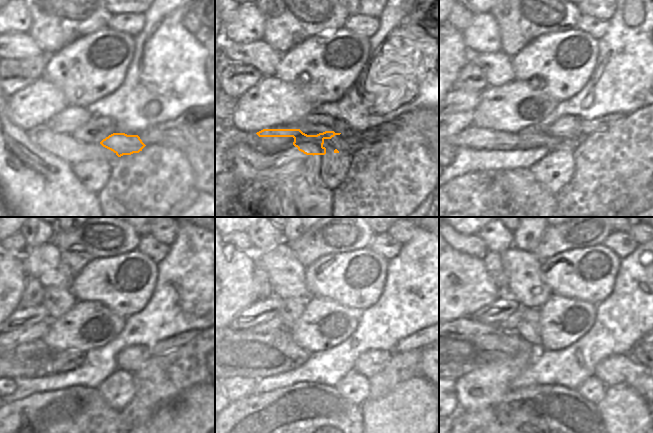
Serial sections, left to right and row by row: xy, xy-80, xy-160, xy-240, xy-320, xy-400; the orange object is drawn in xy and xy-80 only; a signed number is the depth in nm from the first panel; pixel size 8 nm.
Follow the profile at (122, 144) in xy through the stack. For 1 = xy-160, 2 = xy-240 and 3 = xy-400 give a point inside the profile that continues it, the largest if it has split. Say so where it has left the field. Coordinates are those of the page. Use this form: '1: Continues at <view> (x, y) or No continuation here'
1: Continues at xy-160 (472, 137)
2: Continues at xy-240 (12, 369)
3: No continuation here.

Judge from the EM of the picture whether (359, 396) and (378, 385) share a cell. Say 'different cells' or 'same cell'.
different cells

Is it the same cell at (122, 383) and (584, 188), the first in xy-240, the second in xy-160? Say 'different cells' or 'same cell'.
different cells

